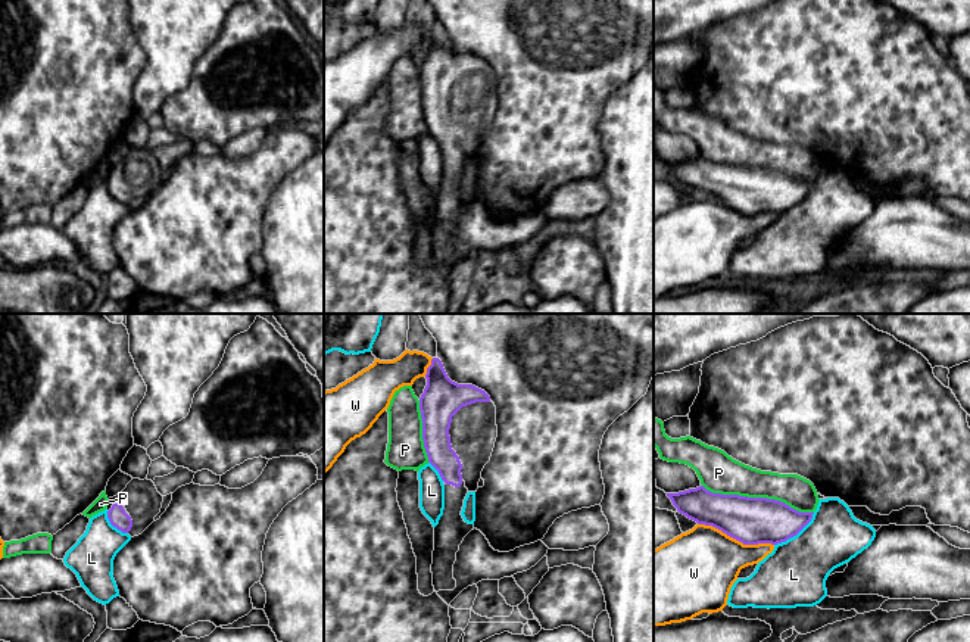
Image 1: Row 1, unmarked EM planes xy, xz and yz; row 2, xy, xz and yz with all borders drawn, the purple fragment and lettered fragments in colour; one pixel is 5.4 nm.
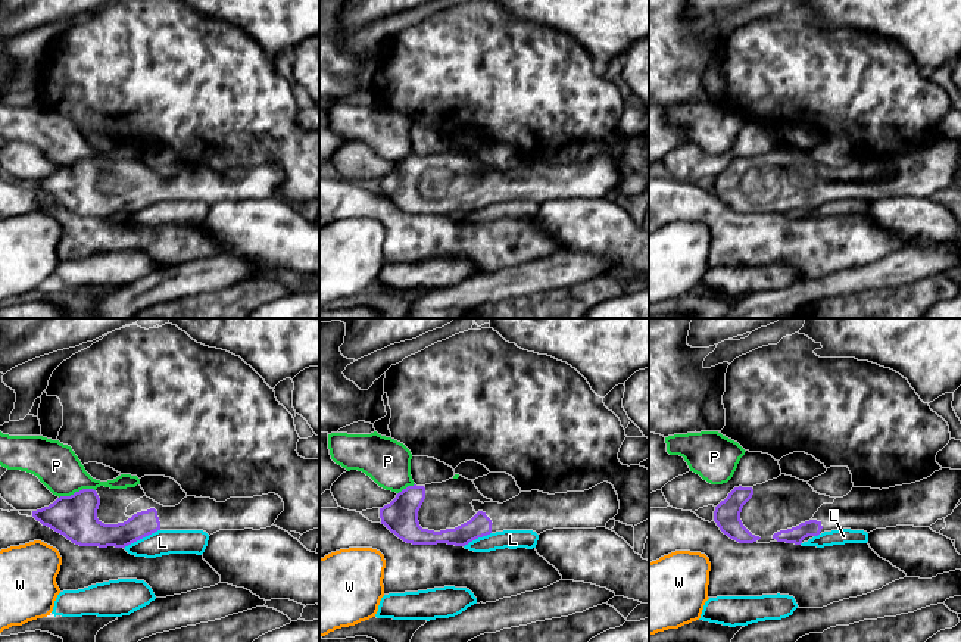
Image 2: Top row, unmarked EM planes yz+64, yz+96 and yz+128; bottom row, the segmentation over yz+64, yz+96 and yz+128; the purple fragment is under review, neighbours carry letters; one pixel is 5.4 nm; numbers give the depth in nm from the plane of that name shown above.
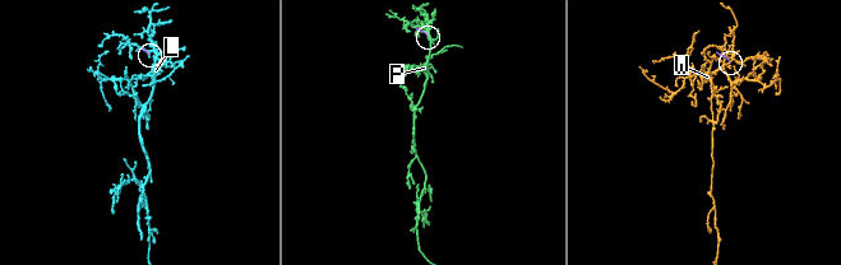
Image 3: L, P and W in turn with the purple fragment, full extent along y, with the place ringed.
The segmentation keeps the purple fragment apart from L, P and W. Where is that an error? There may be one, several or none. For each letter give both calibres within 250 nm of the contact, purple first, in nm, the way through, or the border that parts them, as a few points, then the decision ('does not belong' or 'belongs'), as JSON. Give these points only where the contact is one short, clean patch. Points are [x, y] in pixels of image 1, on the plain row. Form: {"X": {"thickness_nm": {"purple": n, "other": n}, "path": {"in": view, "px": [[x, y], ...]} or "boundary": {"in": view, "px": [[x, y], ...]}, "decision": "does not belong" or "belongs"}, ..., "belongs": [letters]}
{"L": {"thickness_nm": {"purple": 260, "other": 360}, "decision": "does not belong"}, "P": {"thickness_nm": {"purple": 260, "other": 220}, "decision": "does not belong"}, "W": {"thickness_nm": {"purple": 260, "other": 400}, "boundary": {"in": "yz", "px": [[698, 193], [714, 196], [744, 214], [773, 215]]}, "decision": "does not belong"}, "belongs": []}

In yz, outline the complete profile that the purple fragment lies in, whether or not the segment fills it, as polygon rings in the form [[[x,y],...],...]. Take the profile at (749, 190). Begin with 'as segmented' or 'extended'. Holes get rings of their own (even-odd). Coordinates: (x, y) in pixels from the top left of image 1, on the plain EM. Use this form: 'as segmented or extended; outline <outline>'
as segmented; outline [[[704,156],[667,166],[680,184],[698,194],[712,196],[743,215],[786,212],[814,184],[799,183],[776,169],[712,163]]]

